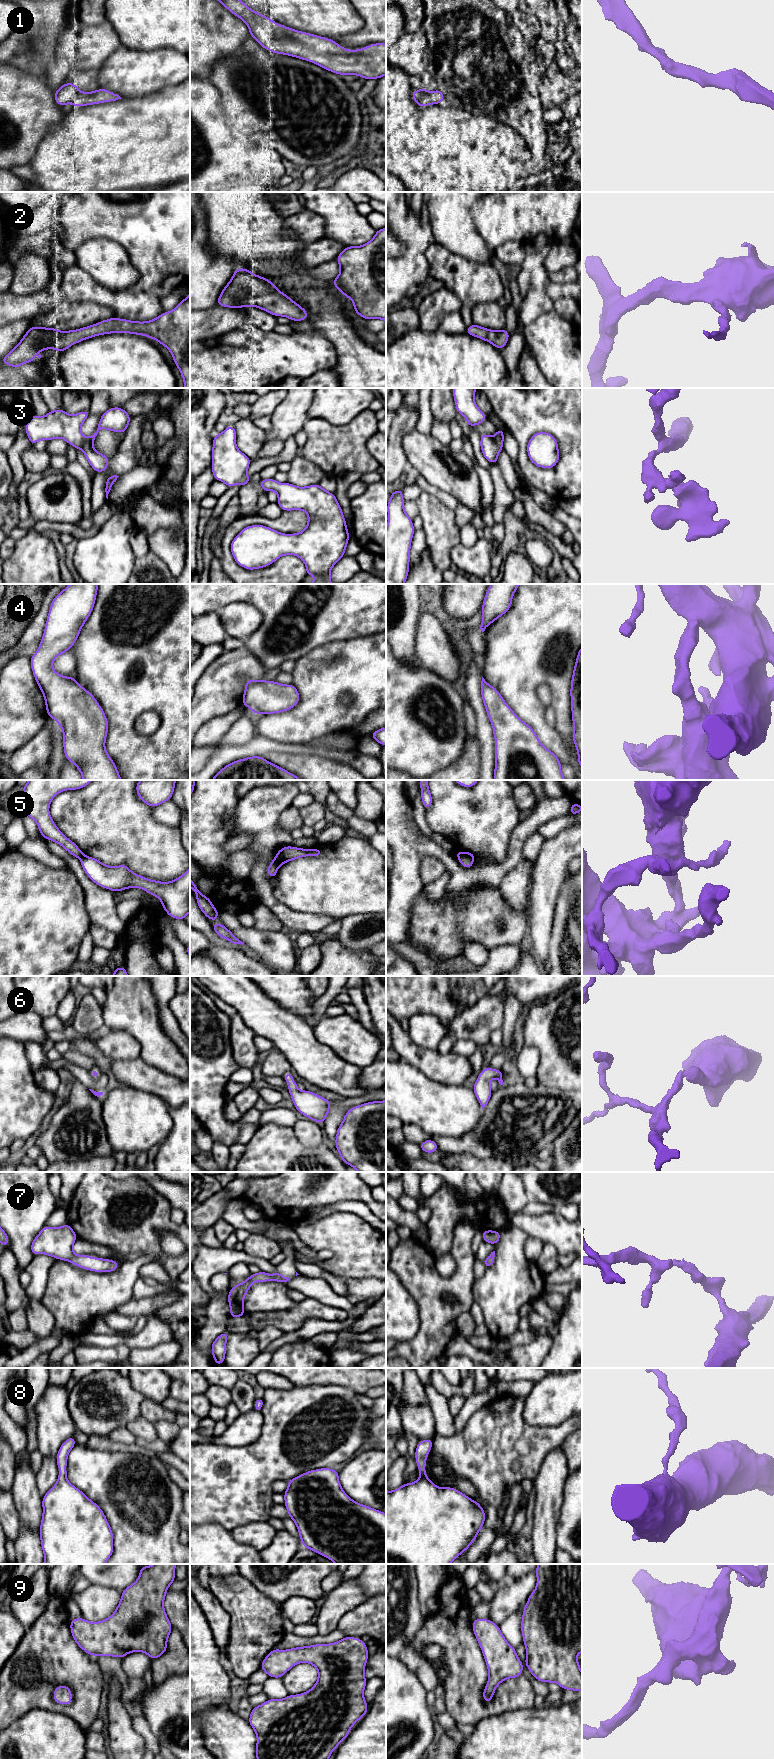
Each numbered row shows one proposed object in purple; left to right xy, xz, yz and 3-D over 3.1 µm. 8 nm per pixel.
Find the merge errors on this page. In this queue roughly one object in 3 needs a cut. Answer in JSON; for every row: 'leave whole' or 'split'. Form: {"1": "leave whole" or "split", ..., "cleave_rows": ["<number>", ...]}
{"1": "leave whole", "2": "leave whole", "3": "leave whole", "4": "leave whole", "5": "split", "6": "leave whole", "7": "leave whole", "8": "leave whole", "9": "leave whole", "cleave_rows": ["5"]}

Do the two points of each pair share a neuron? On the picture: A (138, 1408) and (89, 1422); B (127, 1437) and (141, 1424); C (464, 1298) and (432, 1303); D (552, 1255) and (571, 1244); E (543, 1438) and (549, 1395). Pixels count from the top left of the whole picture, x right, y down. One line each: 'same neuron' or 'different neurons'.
A: same neuron
B: different neurons
C: same neuron
D: different neurons
E: different neurons

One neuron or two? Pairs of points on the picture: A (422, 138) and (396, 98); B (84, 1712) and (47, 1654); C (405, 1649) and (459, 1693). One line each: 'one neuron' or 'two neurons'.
A: two neurons
B: one neuron
C: two neurons

